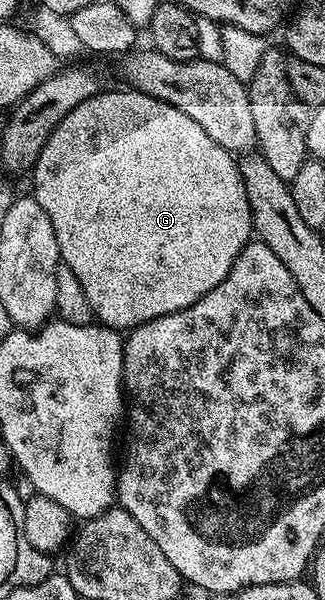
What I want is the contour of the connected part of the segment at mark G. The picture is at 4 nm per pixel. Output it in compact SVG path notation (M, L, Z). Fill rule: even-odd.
M122 88L123 90L104 89L95 94L85 104L77 104L61 124L49 136L45 148L41 148L41 156L35 162L33 175L35 174L35 190L33 197L41 208L45 208L45 216L49 216L49 224L53 224L53 232L57 236L57 248L59 249L59 261L62 265L77 276L86 299L89 300L89 308L95 313L96 319L104 326L120 332L130 331L132 328L157 320L161 316L169 316L173 312L181 312L205 292L213 292L225 276L229 276L229 268L237 260L237 256L245 249L253 238L251 224L251 209L245 192L245 184L241 180L241 172L236 155L230 150L221 148L217 140L212 140L205 133L205 128L197 124L185 112L177 112L169 104L161 100L151 98L140 90Z

